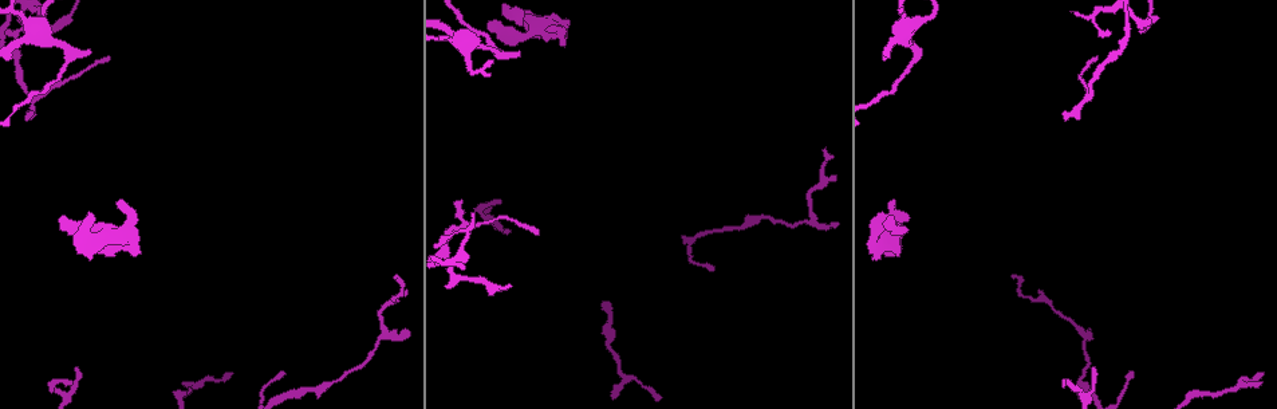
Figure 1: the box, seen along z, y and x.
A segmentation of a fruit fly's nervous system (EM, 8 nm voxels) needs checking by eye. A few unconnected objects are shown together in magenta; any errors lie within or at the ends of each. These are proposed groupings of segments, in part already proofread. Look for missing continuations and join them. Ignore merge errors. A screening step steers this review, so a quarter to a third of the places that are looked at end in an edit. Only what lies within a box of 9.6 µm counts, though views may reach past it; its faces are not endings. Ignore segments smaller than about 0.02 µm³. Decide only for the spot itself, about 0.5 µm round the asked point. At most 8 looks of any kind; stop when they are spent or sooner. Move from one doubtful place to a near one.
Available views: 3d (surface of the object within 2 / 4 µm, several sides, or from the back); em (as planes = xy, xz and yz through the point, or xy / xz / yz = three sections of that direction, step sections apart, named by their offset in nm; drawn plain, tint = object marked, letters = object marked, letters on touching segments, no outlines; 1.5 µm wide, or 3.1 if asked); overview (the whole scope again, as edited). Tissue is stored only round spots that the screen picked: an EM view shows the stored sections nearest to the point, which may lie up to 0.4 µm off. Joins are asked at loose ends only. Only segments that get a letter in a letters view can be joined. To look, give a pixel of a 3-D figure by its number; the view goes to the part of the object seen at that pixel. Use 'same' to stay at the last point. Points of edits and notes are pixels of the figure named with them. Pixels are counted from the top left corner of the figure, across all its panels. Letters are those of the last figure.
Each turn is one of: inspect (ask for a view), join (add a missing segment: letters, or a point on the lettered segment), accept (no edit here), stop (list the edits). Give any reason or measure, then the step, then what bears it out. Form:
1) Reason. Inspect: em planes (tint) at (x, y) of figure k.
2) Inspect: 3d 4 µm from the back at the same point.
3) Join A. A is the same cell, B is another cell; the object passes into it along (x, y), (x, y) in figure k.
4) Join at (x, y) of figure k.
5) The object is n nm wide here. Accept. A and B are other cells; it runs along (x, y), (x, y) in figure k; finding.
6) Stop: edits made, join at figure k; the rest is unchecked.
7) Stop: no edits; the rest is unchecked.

Branch stops here. Inspect: 3d 4 µm at (88, 51) of figure 1.

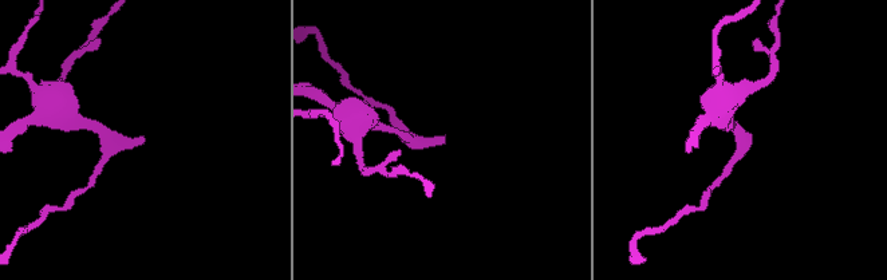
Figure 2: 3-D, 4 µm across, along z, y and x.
Inspect: em planes (letters) at (443, 139) of figure 2.

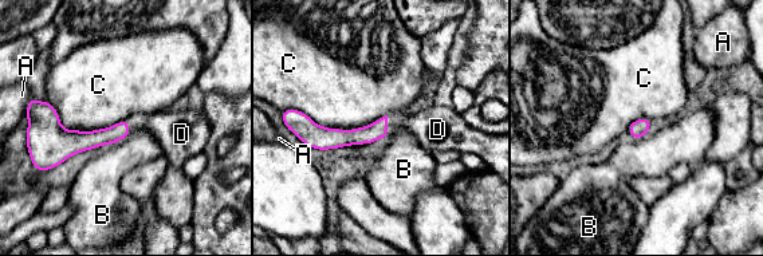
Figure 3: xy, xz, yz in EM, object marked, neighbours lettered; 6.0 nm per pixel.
Join D. D is the same cell, A, B and C are other cells; the object passes into it along (376, 130), (386, 126), (428, 126) in figure 3; it goes on there.

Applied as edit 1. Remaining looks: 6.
Free end. Inspect: em yz step 4 (letters) at (133, 255) of figure 1.

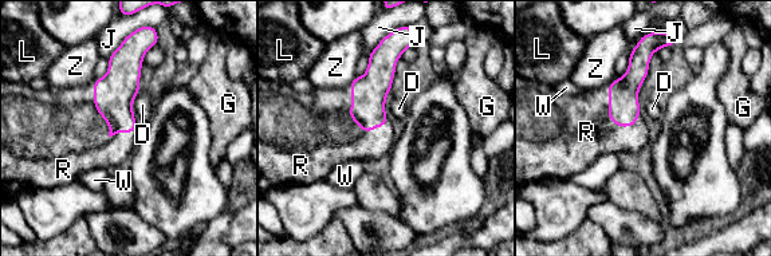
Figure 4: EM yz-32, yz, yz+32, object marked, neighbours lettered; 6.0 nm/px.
Inspect: em xz step 4 (letters) at the same point.

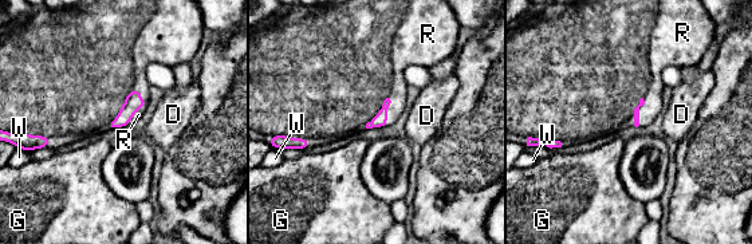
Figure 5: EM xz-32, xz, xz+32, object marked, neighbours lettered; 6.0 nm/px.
Join R. R is the same cell, D, G and W are other cells; the neuron continues.

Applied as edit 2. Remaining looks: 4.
Free end. Inspect: 3d 4 µm at (824, 150) of figure 1.

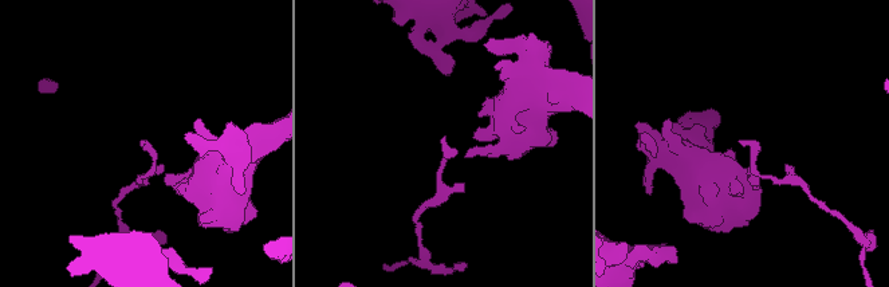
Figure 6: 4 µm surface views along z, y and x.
Need the tissue. Inspect: em planes (letters) at (145, 140) of figure 6.

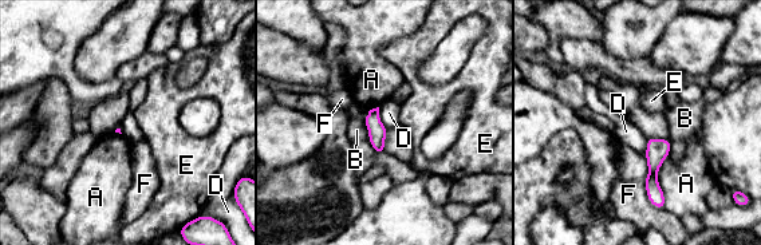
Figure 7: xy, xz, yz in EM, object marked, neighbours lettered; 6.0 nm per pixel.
The longest contact is with F, 340 nm. Accept. A, B, D, E and F are other cells; a border runs along (362, 119), (369, 139) in figure 7; no lettered segment goes on from it.

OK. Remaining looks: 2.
Stop: edits made, join at figure 3, join at figure 5; the rest is unchecked.

